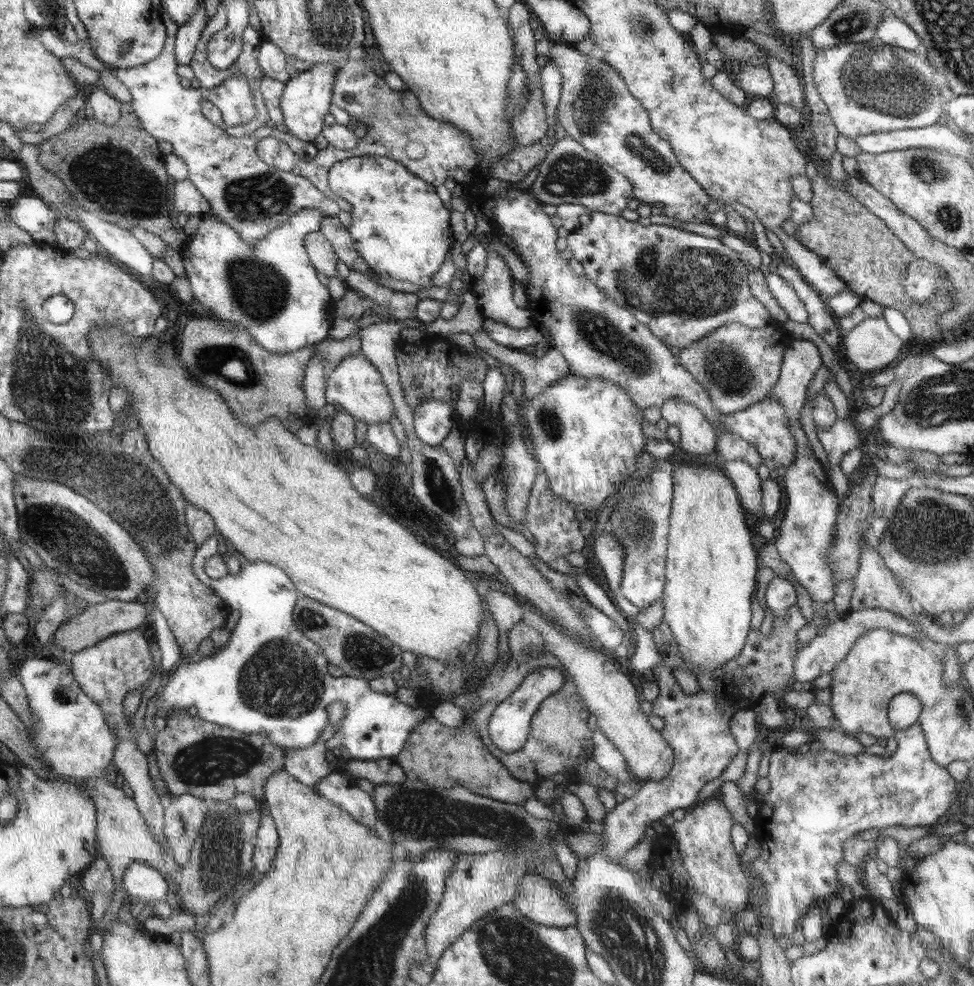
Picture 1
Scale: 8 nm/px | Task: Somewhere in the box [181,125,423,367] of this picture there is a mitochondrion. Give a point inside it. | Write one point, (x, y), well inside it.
(261, 292)

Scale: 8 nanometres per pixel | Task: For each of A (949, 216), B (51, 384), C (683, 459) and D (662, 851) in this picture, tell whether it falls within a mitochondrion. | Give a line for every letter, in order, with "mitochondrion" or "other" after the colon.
A: mitochondrion
B: mitochondrion
C: other
D: other

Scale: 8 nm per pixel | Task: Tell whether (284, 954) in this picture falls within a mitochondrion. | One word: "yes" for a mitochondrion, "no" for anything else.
no

